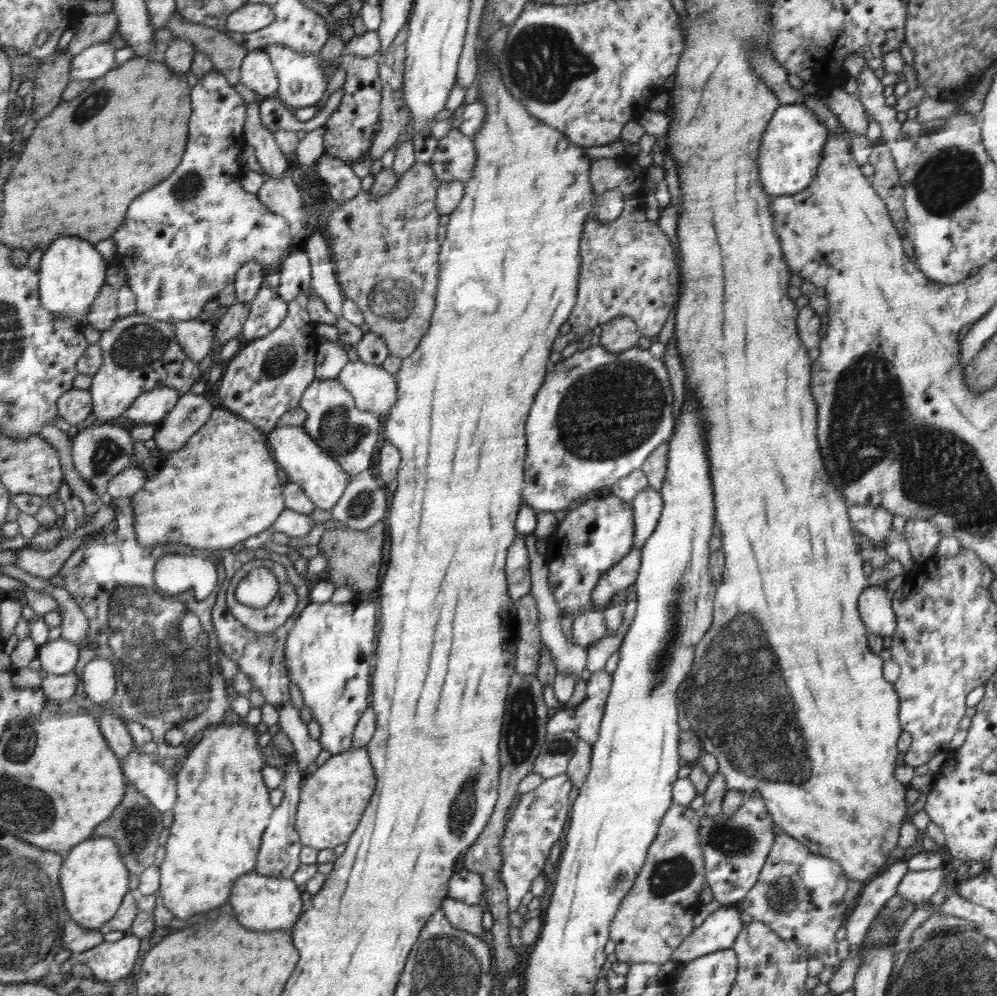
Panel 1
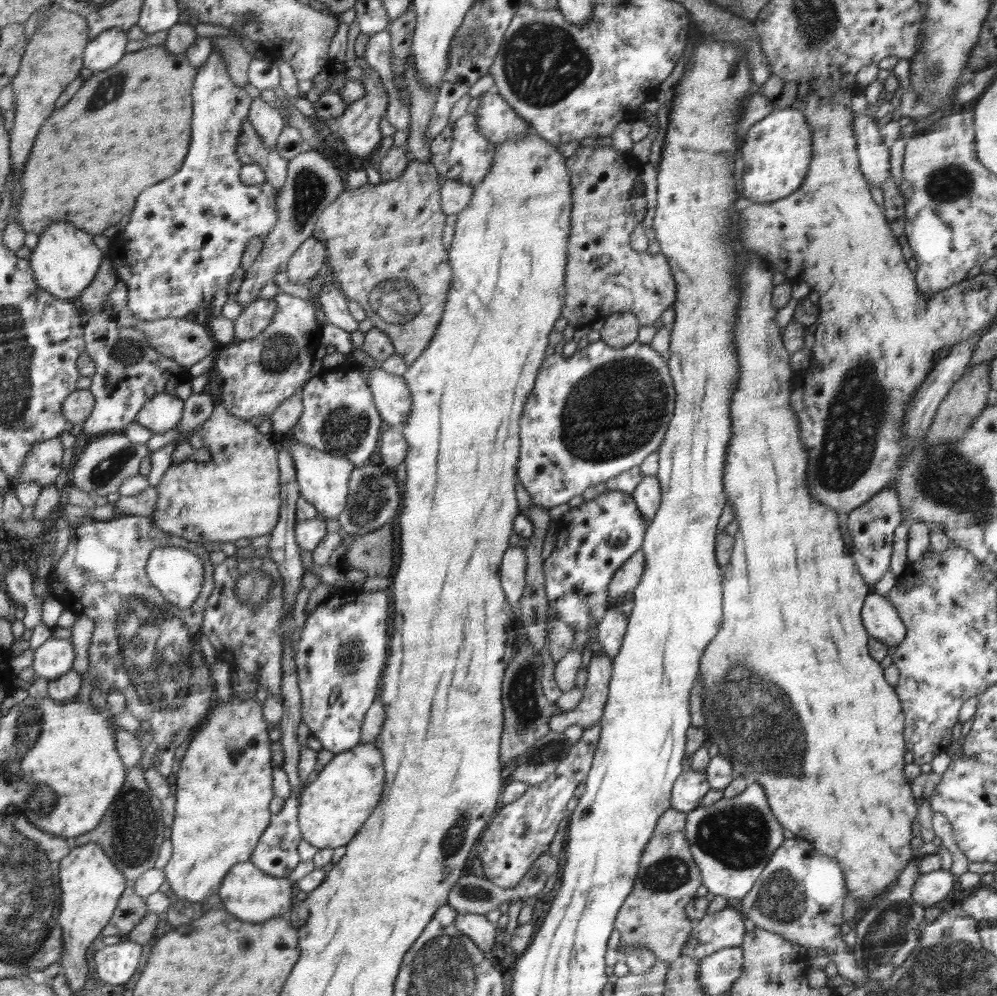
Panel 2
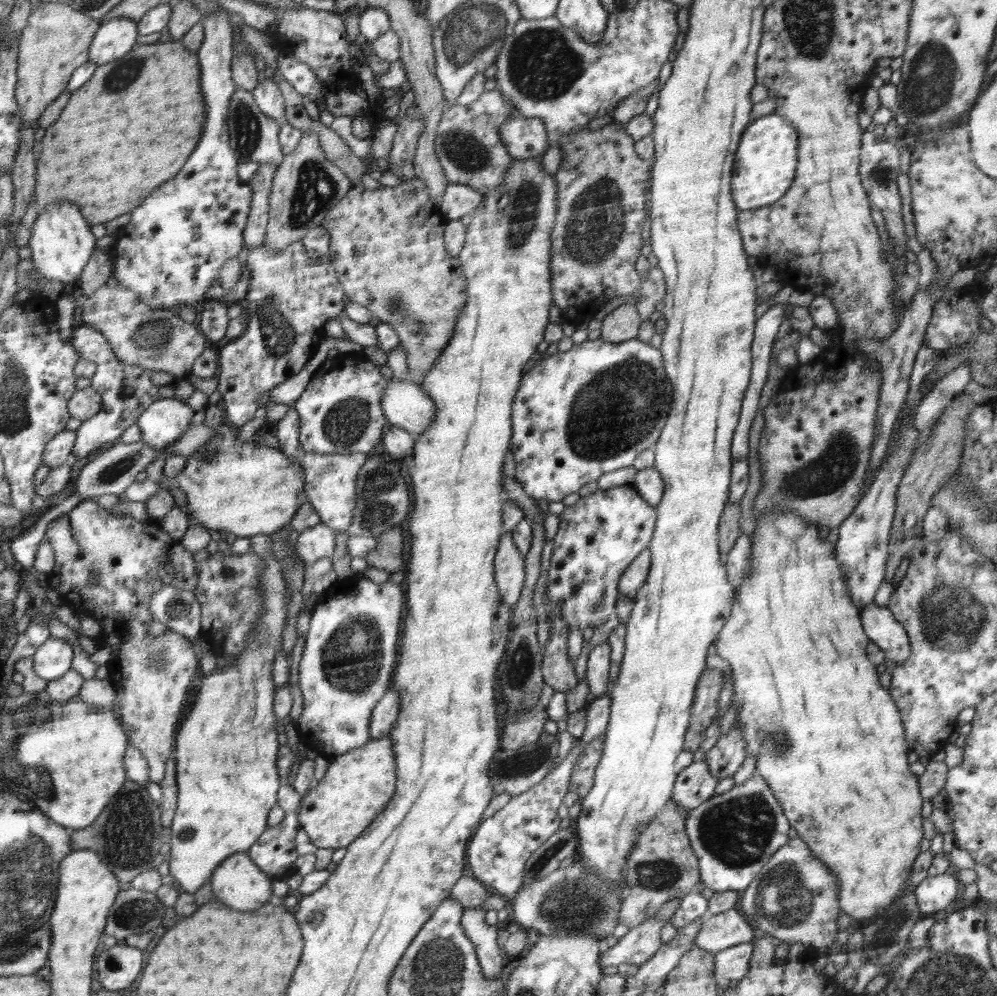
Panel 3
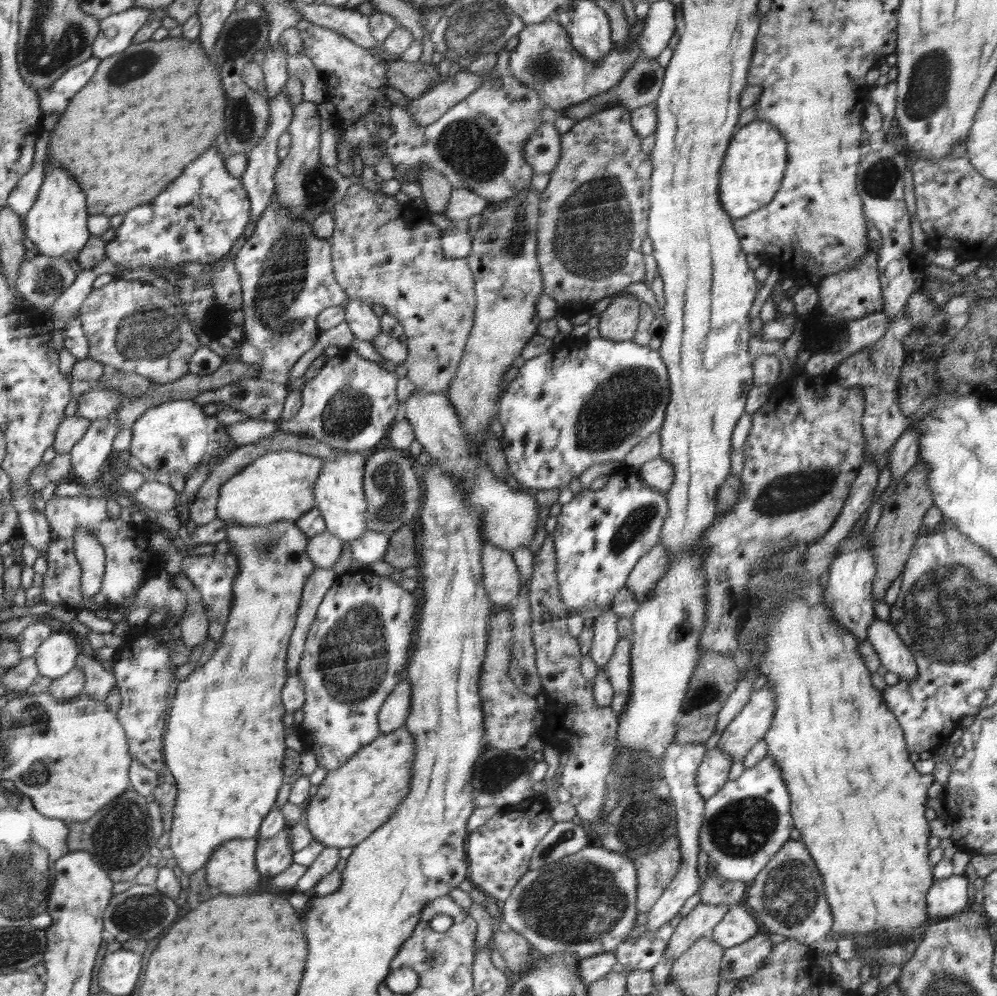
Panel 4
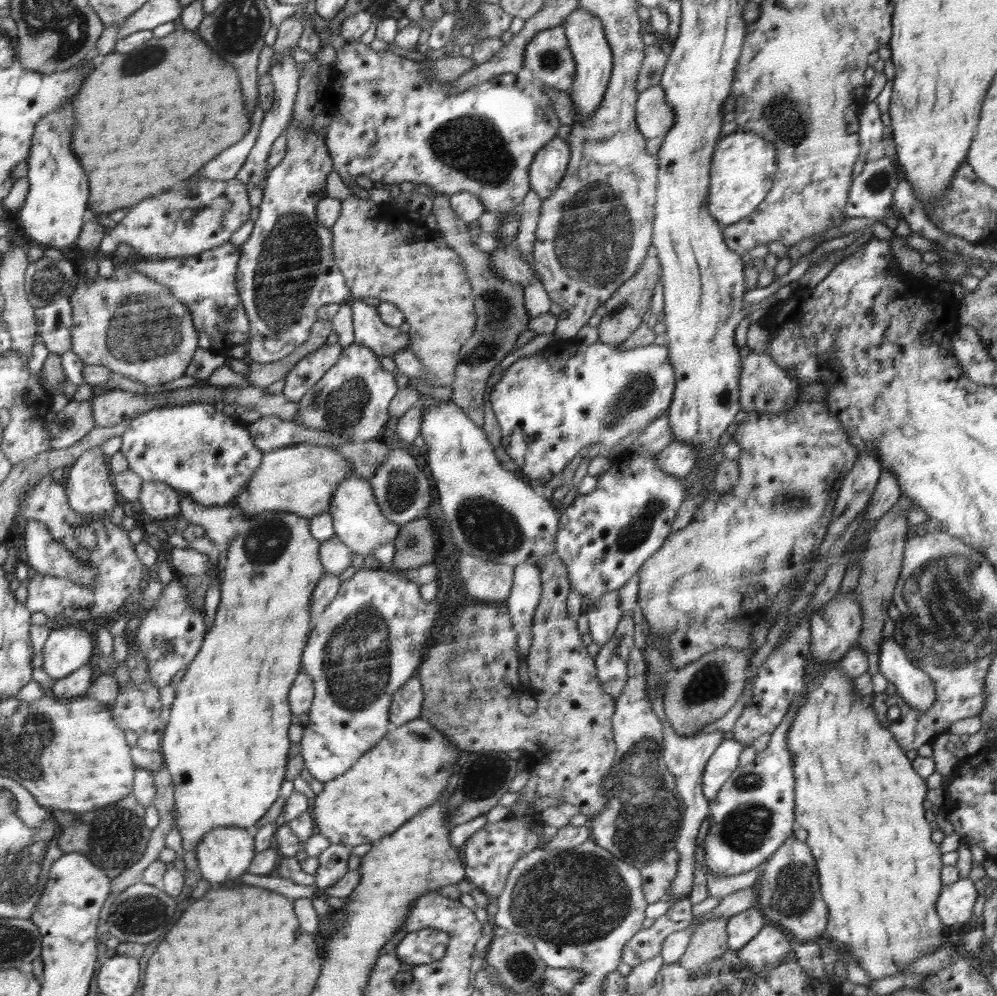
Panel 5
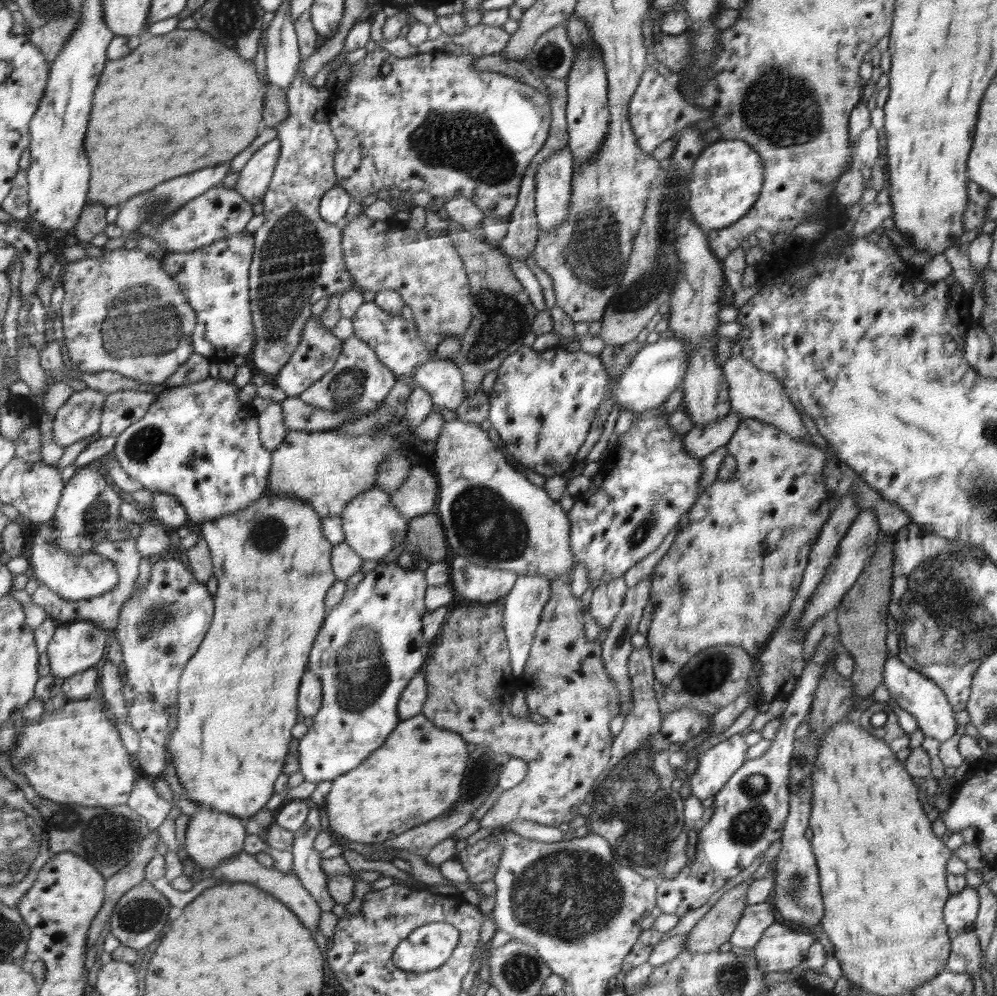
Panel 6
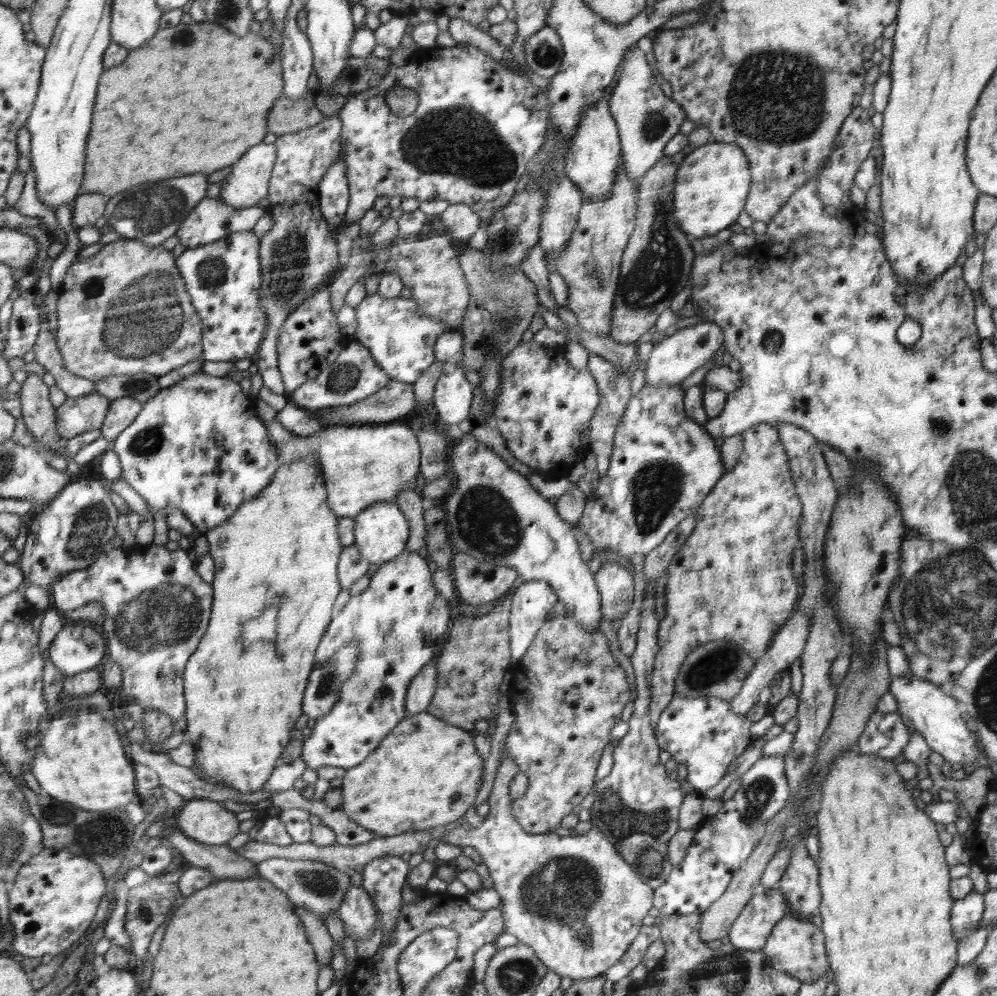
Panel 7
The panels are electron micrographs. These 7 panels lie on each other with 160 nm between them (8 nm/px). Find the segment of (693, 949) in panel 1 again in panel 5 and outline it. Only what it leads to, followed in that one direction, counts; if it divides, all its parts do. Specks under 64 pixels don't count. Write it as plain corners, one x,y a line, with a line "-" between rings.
750,907
727,919
727,942
732,950
742,949
758,936
765,925
763,911

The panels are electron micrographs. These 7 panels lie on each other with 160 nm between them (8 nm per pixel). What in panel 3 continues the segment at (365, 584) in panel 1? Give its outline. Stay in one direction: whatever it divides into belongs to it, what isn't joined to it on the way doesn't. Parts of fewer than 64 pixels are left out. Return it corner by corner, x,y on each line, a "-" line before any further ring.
393,527
382,532
376,538
376,547
366,558
368,565
384,570
385,572
397,573
402,571
404,560
402,560
402,532
400,528

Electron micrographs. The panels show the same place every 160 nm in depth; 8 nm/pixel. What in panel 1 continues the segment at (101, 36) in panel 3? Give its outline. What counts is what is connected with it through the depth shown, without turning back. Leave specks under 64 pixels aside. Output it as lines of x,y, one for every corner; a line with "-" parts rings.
109,41
99,42
90,49
84,50
71,61
71,81
93,81
104,77
114,68
114,54
116,49

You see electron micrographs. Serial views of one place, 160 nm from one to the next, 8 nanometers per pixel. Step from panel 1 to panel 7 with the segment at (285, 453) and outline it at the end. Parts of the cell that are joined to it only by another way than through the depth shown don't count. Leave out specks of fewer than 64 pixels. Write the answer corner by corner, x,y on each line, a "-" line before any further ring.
376,502
355,517
354,546
358,547
363,558
372,564
384,565
399,557
403,554
409,538
407,517
395,502

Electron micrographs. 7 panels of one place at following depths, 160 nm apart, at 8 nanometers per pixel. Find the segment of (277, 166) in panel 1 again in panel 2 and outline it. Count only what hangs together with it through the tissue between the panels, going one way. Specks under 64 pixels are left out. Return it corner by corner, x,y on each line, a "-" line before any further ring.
258,97
252,101
248,120
263,140
265,147
274,150
279,134
286,126
278,110

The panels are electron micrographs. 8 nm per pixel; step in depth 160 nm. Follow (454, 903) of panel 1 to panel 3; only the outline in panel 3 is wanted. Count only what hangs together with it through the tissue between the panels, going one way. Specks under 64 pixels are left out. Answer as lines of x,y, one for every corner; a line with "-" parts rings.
484,908
463,909
462,925
475,945
475,953
479,957
483,974
487,980
493,980
500,978
502,971
502,950
496,939
500,926
485,923
485,912

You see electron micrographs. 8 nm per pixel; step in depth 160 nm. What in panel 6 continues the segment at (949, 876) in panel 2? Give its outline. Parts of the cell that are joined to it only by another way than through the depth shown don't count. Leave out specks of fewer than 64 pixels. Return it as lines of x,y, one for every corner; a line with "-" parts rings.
970,886
950,895
943,908
943,919
951,939
974,930
979,904
978,891

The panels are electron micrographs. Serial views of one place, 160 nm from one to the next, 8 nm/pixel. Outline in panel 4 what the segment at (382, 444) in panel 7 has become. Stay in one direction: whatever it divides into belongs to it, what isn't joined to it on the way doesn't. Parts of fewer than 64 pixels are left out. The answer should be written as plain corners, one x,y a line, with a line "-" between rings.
270,451
256,458
246,468
229,478
219,490
217,517
236,526
266,526
278,521
298,521
303,514
316,508
315,484
322,472
323,459
300,451

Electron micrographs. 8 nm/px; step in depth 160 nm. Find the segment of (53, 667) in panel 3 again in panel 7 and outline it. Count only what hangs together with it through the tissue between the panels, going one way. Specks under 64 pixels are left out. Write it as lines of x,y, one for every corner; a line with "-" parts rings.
78,624
74,626
64,626
47,649
50,655
49,660
53,666
61,672
64,672
67,676
72,676
84,673
86,670
95,669
96,664
102,662
102,656
104,656
106,647
106,637
102,638
96,630

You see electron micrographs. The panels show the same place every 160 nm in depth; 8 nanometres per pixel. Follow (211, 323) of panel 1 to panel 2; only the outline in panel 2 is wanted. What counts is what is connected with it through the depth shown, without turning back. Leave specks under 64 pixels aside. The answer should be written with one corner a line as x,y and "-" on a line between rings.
106,298
106,304
104,304
104,310
102,312
110,317
116,318
116,321
120,324
120,327
132,327
140,328
140,331
144,331
144,335
150,339
152,346
156,347
158,351
162,351
164,355
167,355
170,359
175,359
176,362
182,366
192,366
196,362
200,362
202,358
208,358
209,354
216,354
222,347
218,338
212,335
212,327
206,324
197,324
192,321
192,318
170,318
158,319
153,321
147,321
137,319
132,311
126,306
120,312
117,312
117,316
111,314
113,312
113,304
109,298

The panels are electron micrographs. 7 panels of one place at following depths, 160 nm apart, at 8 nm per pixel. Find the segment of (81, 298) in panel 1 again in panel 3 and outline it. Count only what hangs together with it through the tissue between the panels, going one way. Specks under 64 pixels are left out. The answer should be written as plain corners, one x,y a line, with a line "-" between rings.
56,202
37,214
31,237
27,244
32,249
33,266
48,280
63,282
66,290
77,288
83,270
94,256
96,238
90,232
90,226
80,214
80,208
70,202

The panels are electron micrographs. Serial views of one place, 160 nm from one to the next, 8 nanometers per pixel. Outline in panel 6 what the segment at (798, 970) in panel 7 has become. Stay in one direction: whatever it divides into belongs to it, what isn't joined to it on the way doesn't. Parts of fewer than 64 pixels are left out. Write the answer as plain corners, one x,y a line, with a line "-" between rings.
772,923
759,944
752,950
761,970
766,972
797,971
805,961
817,935
799,932
781,923

